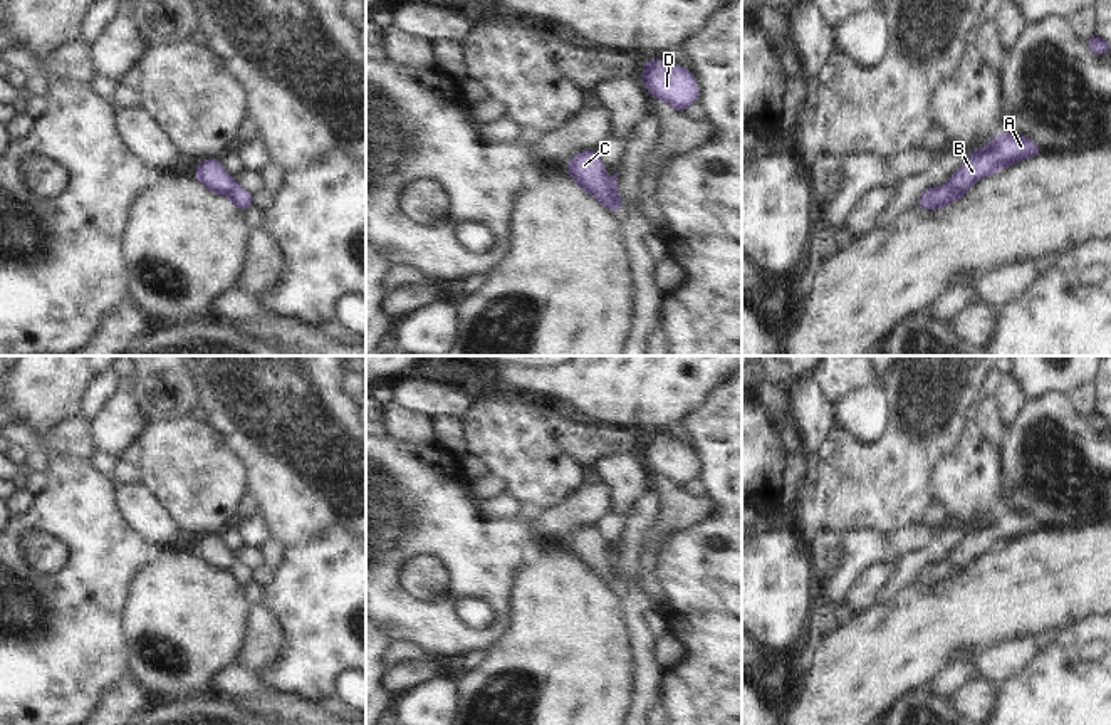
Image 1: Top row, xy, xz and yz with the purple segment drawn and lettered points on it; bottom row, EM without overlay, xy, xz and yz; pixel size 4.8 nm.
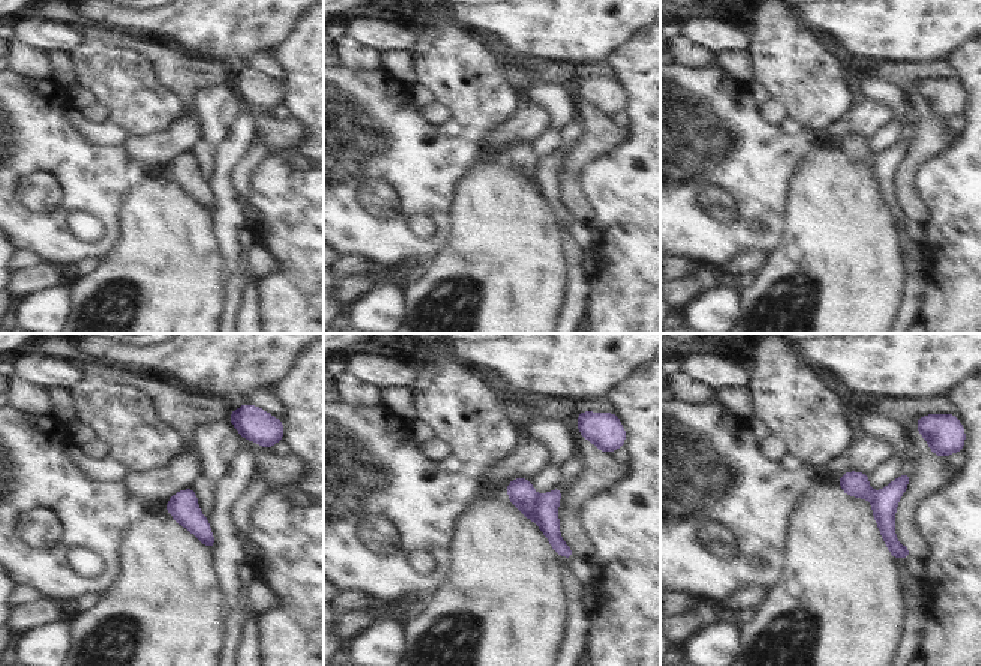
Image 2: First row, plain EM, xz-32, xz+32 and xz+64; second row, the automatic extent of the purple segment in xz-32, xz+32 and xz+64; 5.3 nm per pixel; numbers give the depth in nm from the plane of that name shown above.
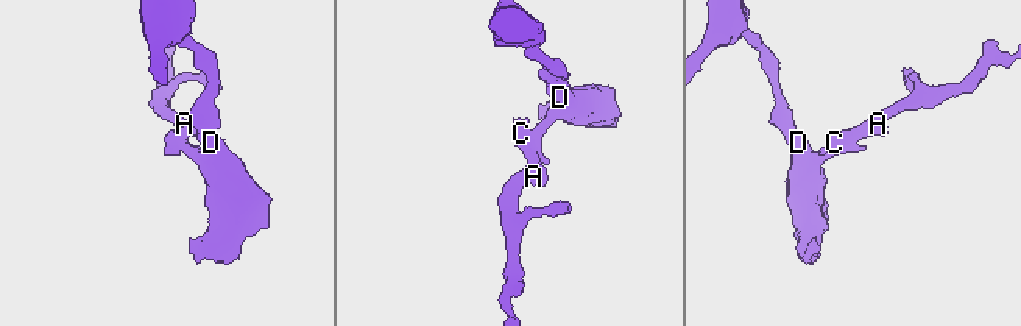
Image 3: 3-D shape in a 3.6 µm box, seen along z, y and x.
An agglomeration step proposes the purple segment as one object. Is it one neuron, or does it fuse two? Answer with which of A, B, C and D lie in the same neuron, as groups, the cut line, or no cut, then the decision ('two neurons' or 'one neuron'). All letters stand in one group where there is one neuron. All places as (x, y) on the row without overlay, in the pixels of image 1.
groups A B C / D; cut xz (606, 556), (611, 576), (620, 584); two neurons

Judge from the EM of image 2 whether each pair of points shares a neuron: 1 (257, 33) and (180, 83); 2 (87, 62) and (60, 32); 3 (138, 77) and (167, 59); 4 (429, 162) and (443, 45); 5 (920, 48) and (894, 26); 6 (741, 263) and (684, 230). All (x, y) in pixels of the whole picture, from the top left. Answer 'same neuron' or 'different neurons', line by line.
1: different neurons
2: different neurons
3: different neurons
4: different neurons
5: same neuron
6: different neurons

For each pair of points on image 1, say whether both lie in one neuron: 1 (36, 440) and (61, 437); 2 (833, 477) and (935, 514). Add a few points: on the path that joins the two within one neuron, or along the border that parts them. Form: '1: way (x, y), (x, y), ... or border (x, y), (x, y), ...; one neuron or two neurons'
1: way (42, 440), (54, 440); one neuron
2: border (935, 500), (922, 522); two neurons

